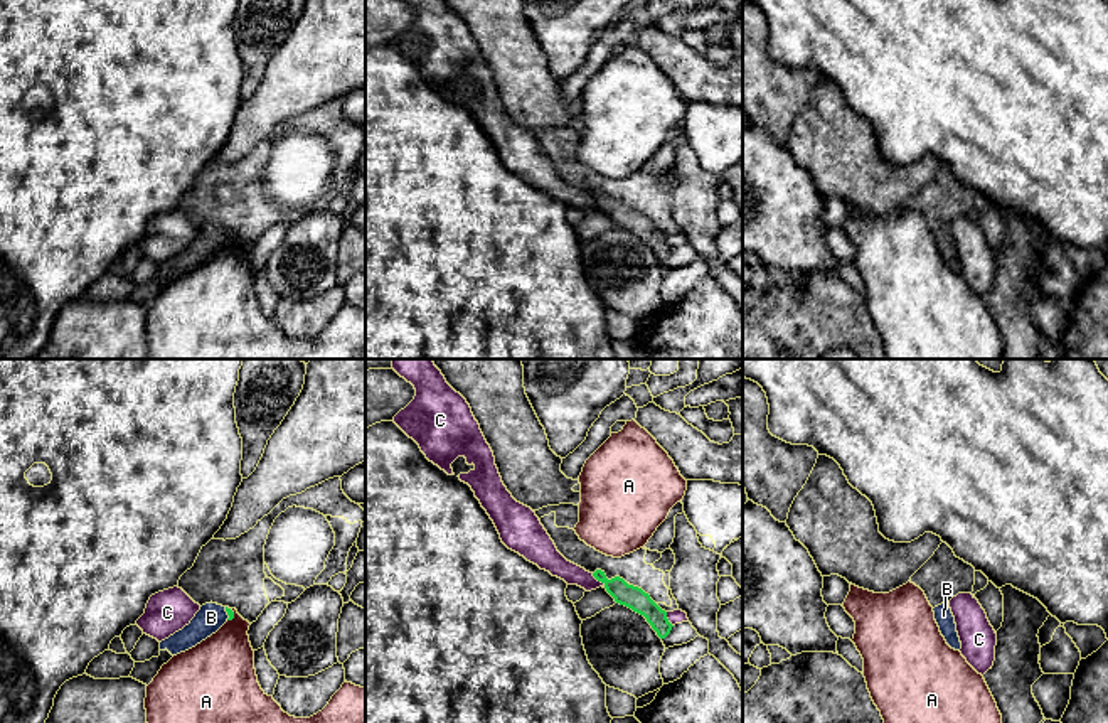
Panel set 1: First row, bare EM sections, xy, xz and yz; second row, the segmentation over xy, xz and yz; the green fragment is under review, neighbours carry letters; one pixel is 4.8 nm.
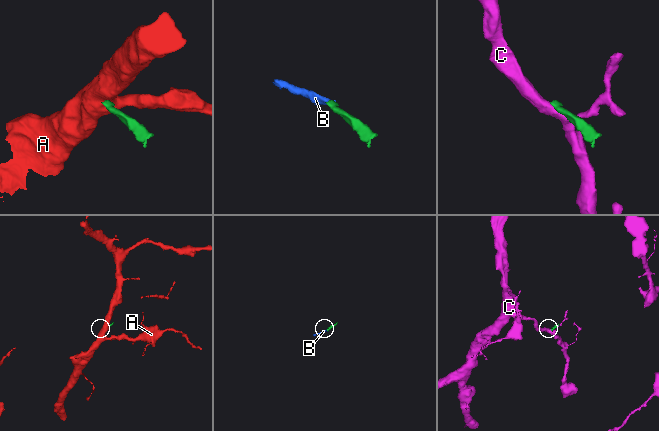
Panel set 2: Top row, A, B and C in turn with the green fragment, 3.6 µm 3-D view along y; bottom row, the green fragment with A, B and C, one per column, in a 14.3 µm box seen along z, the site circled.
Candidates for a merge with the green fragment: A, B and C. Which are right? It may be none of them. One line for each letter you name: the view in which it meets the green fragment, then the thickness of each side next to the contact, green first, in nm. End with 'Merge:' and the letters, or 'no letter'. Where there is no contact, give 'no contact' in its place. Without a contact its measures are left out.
B: xy | 30/140 nm
Merge: B

